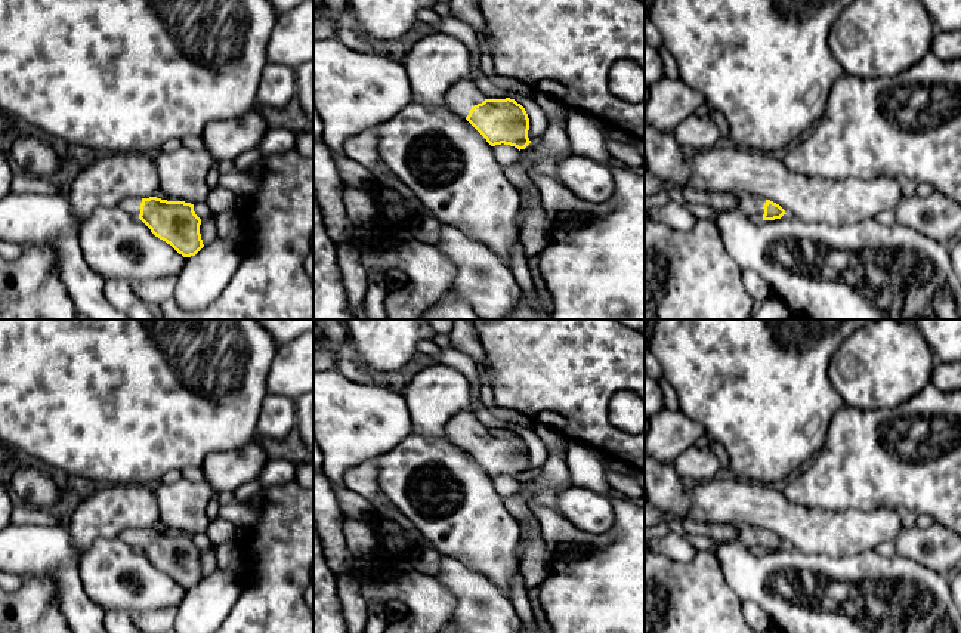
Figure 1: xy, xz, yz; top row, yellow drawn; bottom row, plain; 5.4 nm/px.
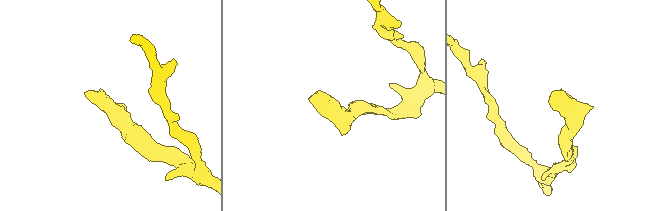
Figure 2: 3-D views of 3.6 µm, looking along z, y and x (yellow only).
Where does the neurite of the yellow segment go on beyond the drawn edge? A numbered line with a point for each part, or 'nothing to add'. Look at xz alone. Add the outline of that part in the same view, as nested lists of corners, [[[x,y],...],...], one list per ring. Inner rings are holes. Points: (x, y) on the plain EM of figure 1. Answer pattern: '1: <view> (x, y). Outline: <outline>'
1: xz (464, 426). Outline: [[[458,413],[445,426],[446,435],[463,450],[469,447],[475,436],[482,435],[485,430],[475,413]]]

